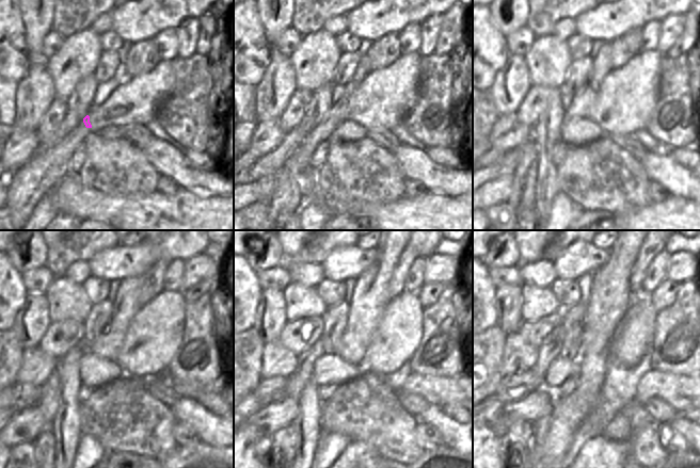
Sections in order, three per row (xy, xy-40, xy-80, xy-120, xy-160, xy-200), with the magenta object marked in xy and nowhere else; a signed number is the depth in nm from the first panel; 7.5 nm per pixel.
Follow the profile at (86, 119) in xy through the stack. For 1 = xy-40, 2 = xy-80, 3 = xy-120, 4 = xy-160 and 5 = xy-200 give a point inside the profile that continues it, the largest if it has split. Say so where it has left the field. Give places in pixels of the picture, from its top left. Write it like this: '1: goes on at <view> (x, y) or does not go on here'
1: goes on at xy-40 (334, 116)
2: goes on at xy-80 (579, 107)
3: goes on at xy-120 (126, 304)
4: goes on at xy-160 (370, 296)
5: goes on at xy-200 (610, 295)

